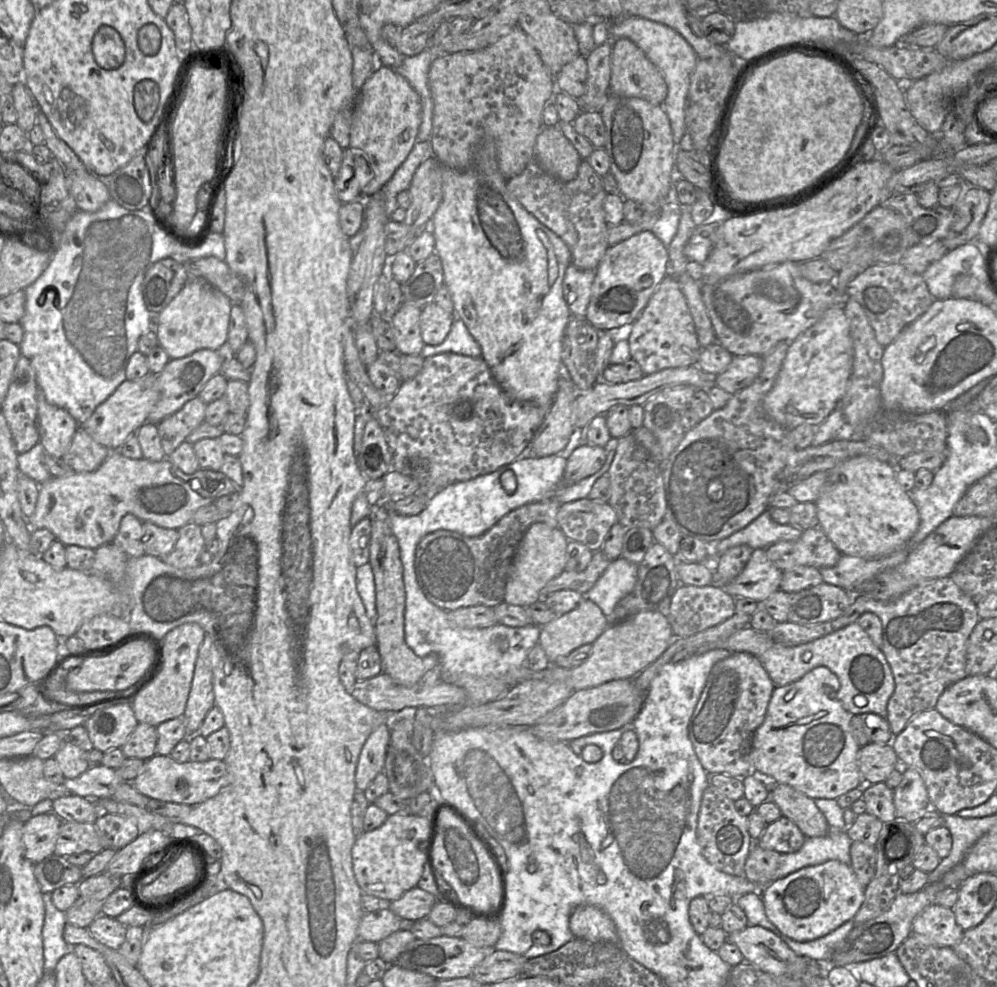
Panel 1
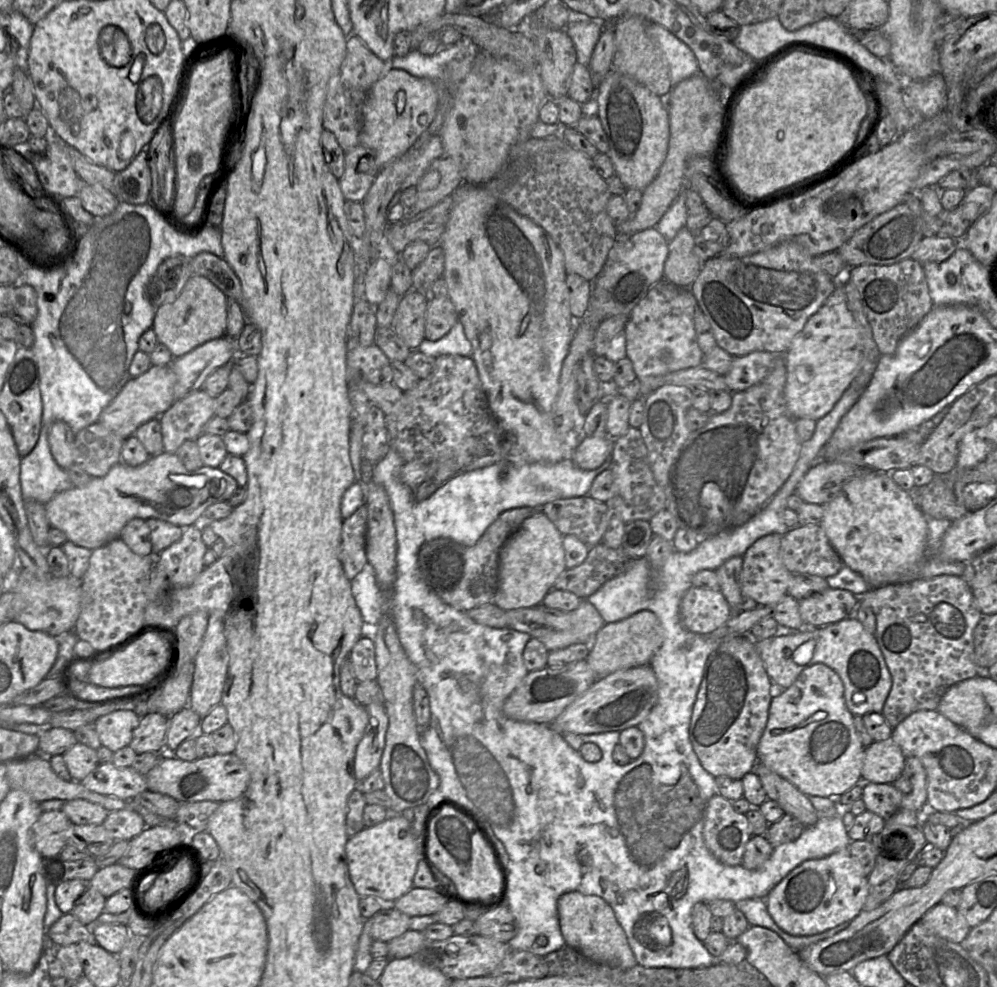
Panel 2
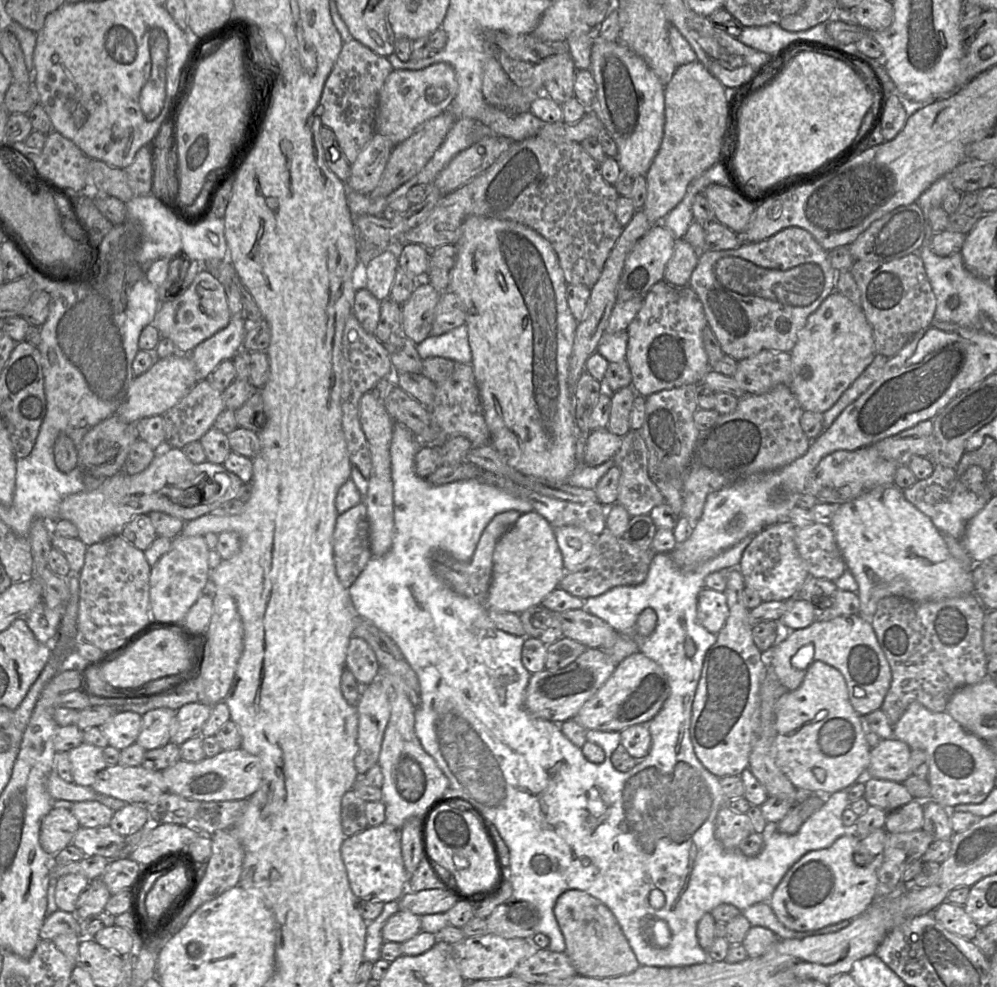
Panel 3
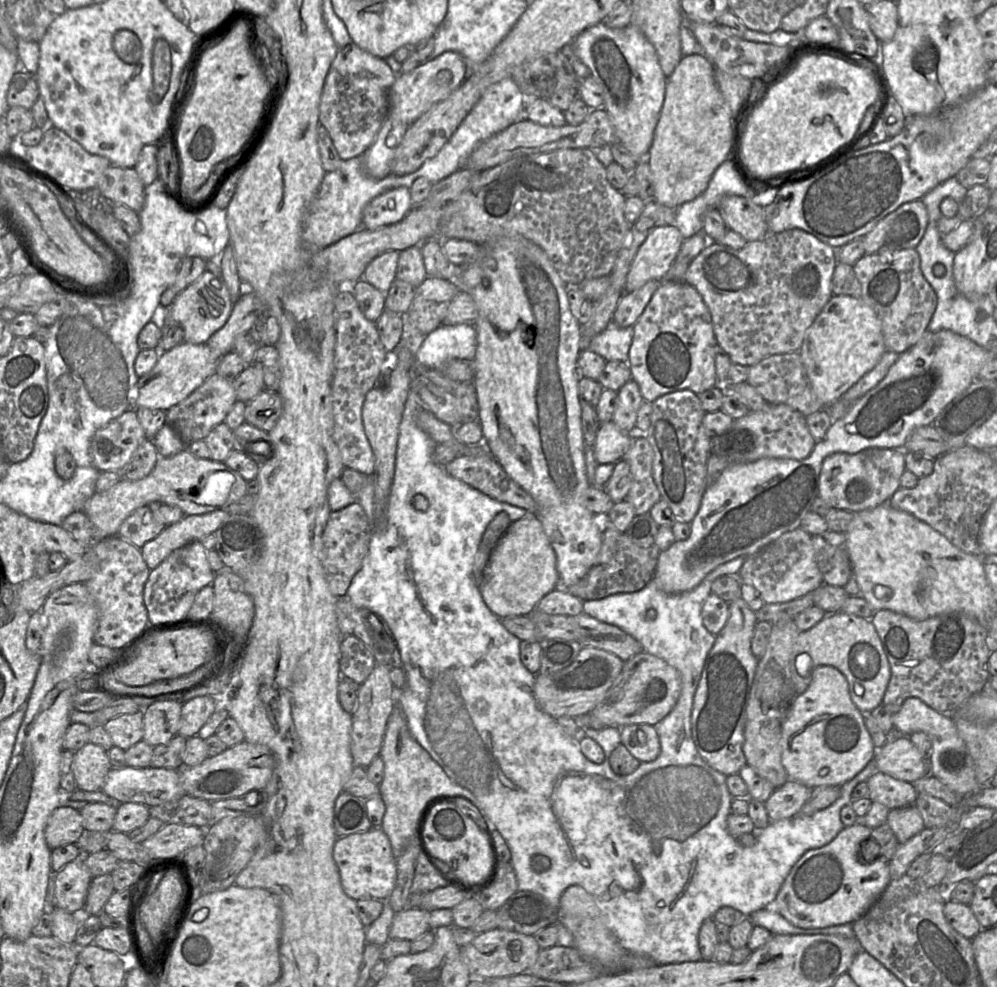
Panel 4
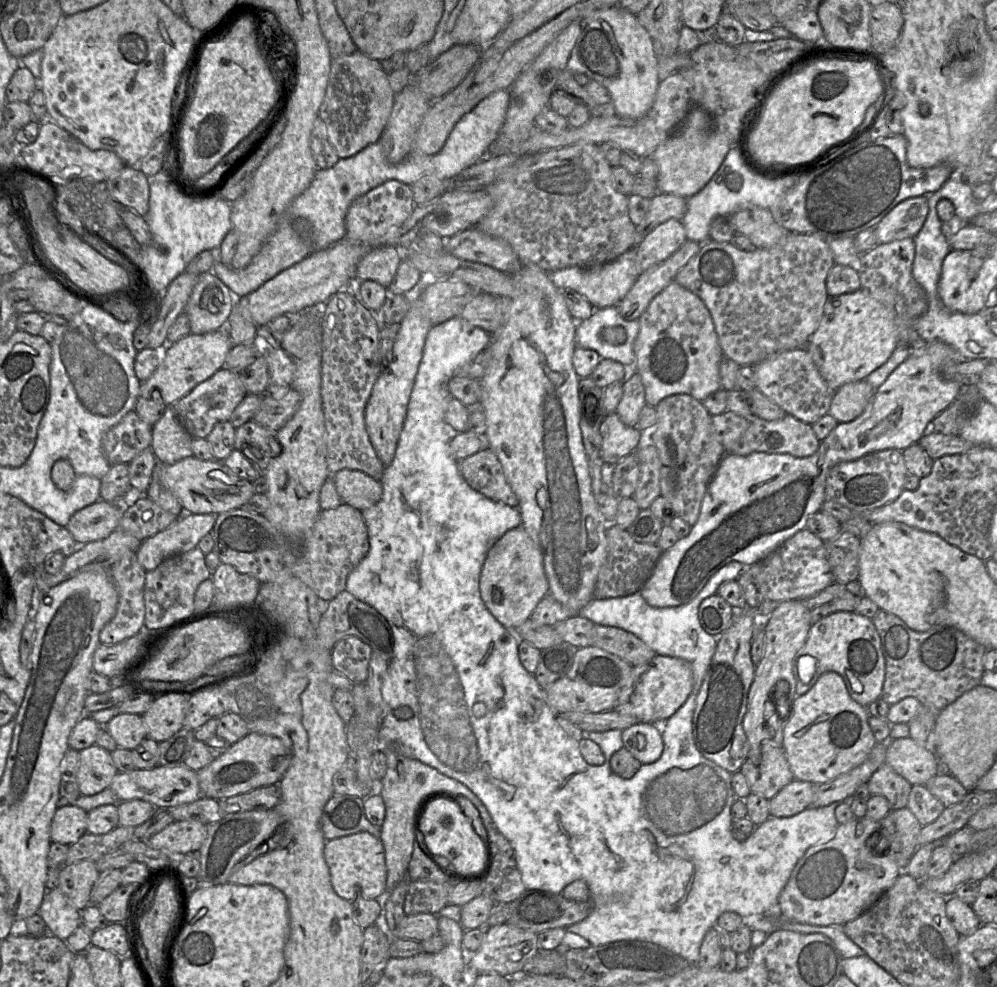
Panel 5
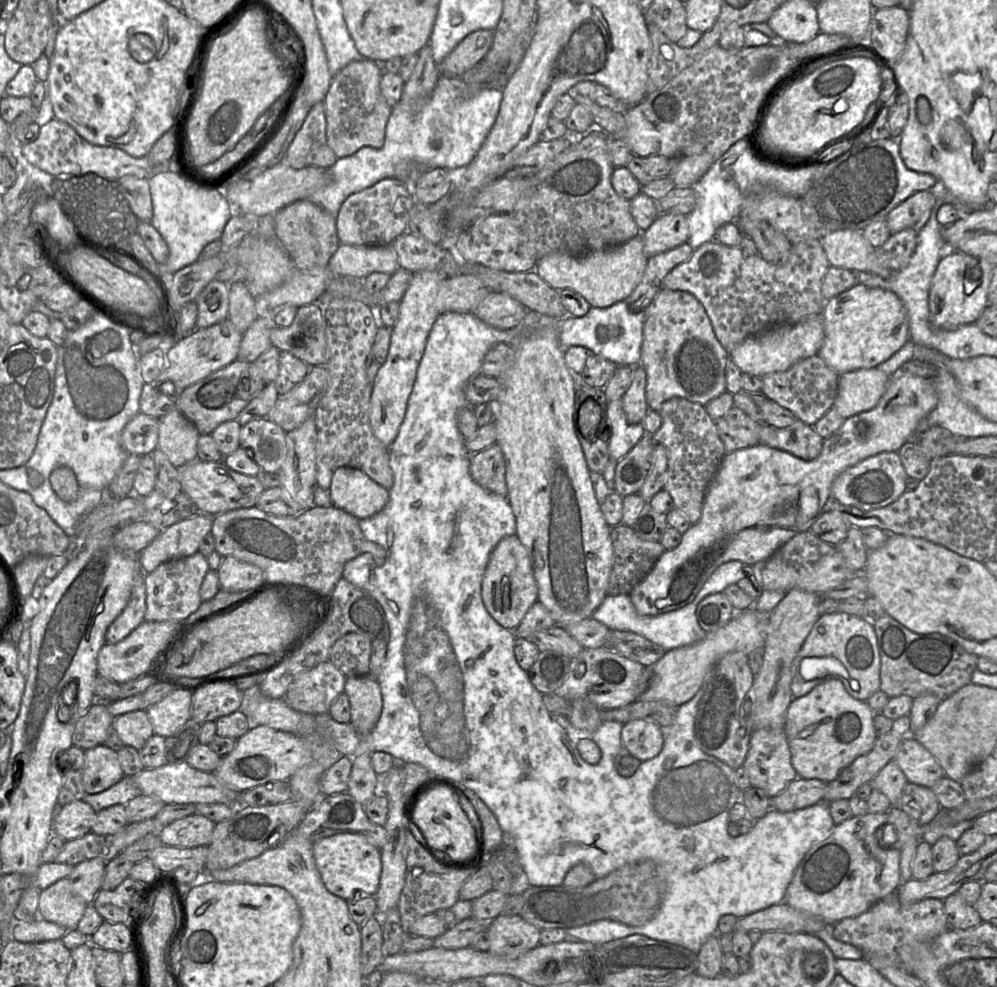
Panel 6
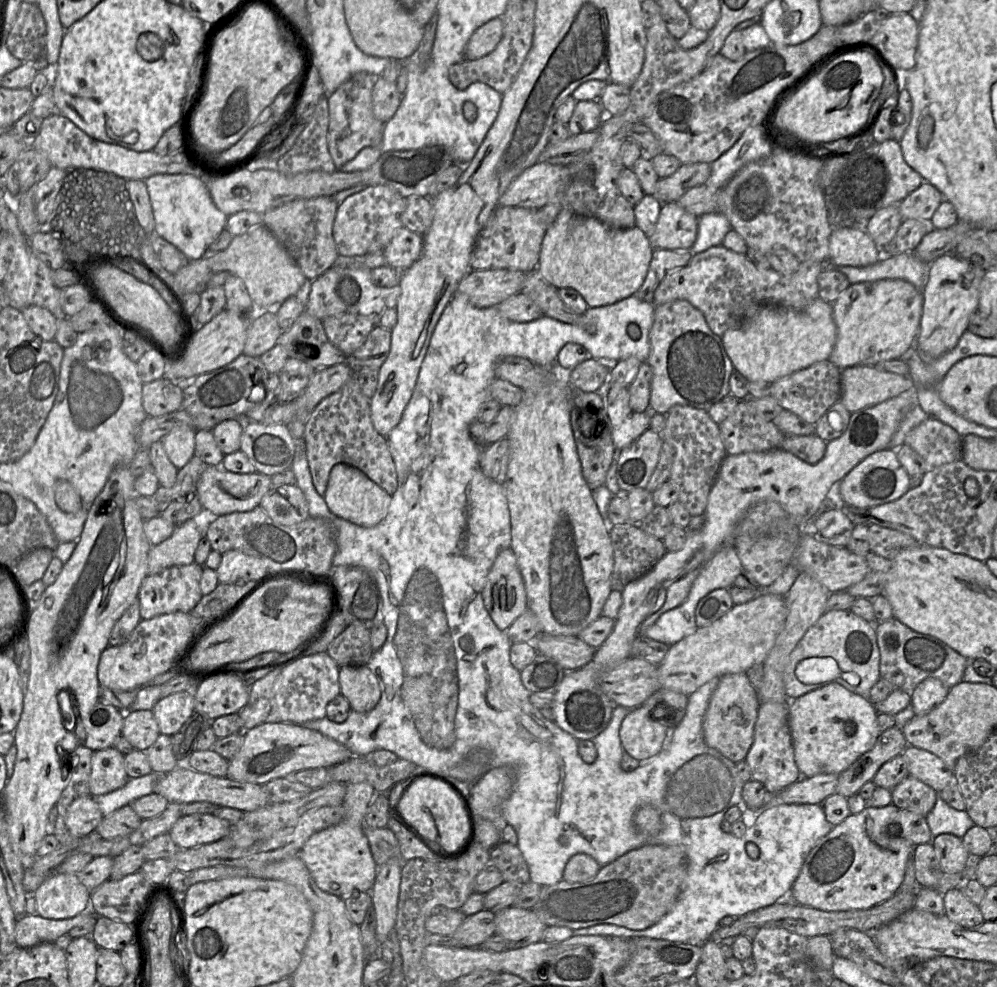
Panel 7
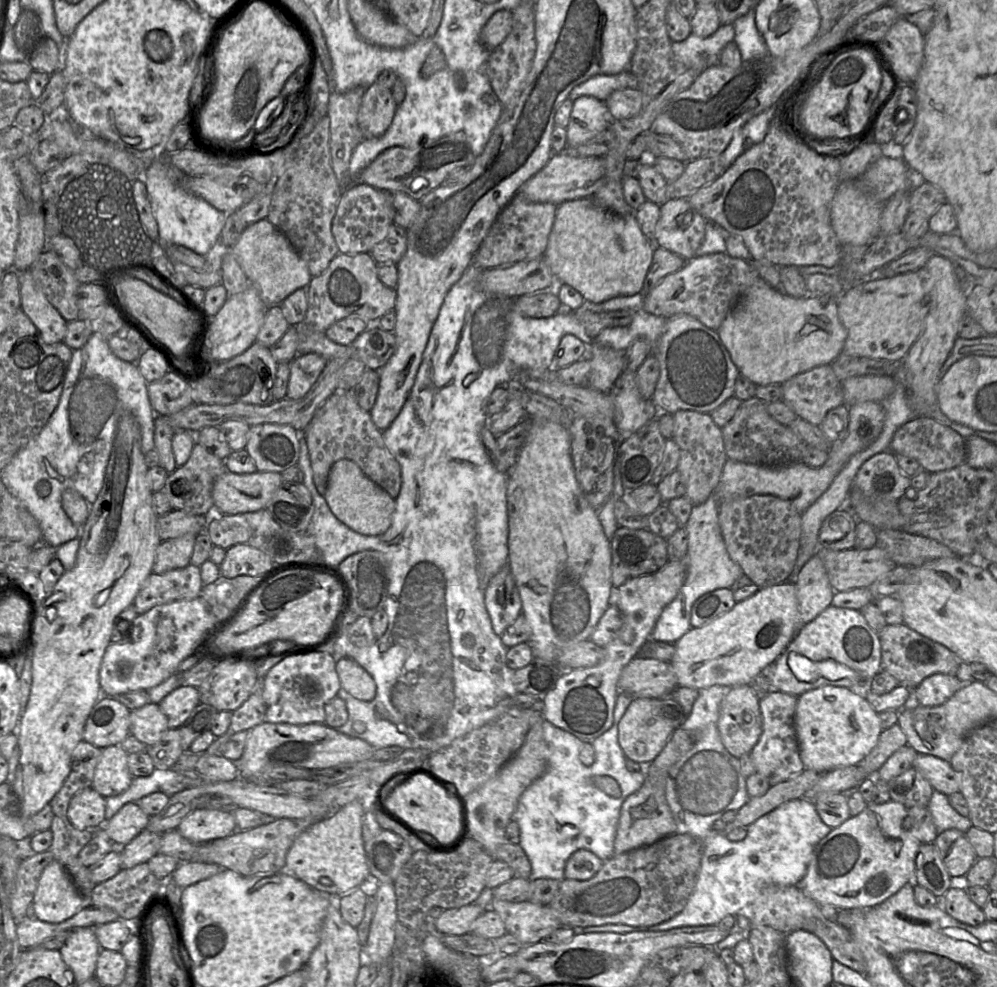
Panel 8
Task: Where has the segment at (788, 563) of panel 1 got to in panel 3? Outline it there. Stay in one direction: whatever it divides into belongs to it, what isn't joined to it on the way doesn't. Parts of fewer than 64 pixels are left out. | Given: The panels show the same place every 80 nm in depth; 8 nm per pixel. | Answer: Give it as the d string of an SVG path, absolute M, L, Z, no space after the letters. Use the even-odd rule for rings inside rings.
M813 523L798 529L795 544L809 576L834 582L847 570L834 532L829 526Z

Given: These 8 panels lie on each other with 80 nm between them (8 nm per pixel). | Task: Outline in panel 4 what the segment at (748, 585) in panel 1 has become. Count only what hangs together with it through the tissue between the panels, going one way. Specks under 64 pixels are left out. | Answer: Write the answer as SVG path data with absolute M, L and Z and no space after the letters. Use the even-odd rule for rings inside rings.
M800 528L784 533L759 552L746 557L737 576L741 583L753 586L765 604L790 602L812 593L823 584L812 536Z

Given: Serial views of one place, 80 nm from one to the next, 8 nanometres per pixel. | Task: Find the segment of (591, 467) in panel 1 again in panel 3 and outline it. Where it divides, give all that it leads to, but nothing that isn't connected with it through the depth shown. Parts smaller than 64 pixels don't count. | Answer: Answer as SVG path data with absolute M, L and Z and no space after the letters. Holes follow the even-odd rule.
M607 428L590 431L585 448L585 463L597 466L612 460L622 443L622 437Z

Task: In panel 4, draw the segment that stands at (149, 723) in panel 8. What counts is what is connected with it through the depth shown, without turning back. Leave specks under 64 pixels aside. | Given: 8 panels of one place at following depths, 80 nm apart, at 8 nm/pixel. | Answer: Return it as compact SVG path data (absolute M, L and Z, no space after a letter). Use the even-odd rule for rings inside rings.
M143 711L119 715L106 722L104 728L110 735L114 746L127 750L143 740Z

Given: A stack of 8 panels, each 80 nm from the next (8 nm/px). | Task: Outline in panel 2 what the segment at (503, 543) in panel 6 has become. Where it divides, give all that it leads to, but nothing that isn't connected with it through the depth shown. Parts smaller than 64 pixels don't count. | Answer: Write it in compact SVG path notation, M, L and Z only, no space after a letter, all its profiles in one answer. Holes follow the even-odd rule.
M540 510L525 519L499 553L499 585L493 604L507 611L538 606L566 569L561 534Z

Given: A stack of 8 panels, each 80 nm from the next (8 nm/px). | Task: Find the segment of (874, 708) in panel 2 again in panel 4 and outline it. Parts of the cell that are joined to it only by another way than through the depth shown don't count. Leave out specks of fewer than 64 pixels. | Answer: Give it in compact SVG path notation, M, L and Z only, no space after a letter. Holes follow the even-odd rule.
M839 611L826 614L815 626L801 631L793 645L789 663L791 680L797 695L808 688L813 669L822 665L833 666L845 676L850 698L864 715L882 704L891 670L882 642L870 619ZM855 684L864 688L863 694L855 693Z

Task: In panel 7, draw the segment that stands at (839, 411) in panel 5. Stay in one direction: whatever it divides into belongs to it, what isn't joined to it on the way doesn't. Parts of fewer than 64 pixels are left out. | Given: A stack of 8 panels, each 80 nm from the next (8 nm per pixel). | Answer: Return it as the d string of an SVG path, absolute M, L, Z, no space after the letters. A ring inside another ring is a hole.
M857 365L841 371L840 402L850 412L865 409L898 396L915 387L910 376Z

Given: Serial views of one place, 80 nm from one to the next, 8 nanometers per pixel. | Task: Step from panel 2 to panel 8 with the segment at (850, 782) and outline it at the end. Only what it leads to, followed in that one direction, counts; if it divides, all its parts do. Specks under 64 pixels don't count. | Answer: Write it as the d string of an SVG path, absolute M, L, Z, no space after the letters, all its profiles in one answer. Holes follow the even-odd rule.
M825 685L797 697L795 729L805 769L823 774L856 765L876 746L882 732L877 713L862 692Z

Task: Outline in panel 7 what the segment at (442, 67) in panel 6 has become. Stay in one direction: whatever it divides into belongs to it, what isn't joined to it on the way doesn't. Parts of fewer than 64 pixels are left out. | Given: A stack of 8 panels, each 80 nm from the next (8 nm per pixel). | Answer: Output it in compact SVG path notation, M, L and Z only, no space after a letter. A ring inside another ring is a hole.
M502 16L489 20L471 35L465 49L465 59L472 61L488 55L498 45L502 35Z

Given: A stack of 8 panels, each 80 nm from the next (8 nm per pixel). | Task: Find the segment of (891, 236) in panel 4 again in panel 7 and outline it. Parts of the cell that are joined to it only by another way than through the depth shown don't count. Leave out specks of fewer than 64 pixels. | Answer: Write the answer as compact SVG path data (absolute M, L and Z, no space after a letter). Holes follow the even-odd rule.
M924 181L899 204L902 222L906 219L930 221L942 203L943 194L931 183Z

